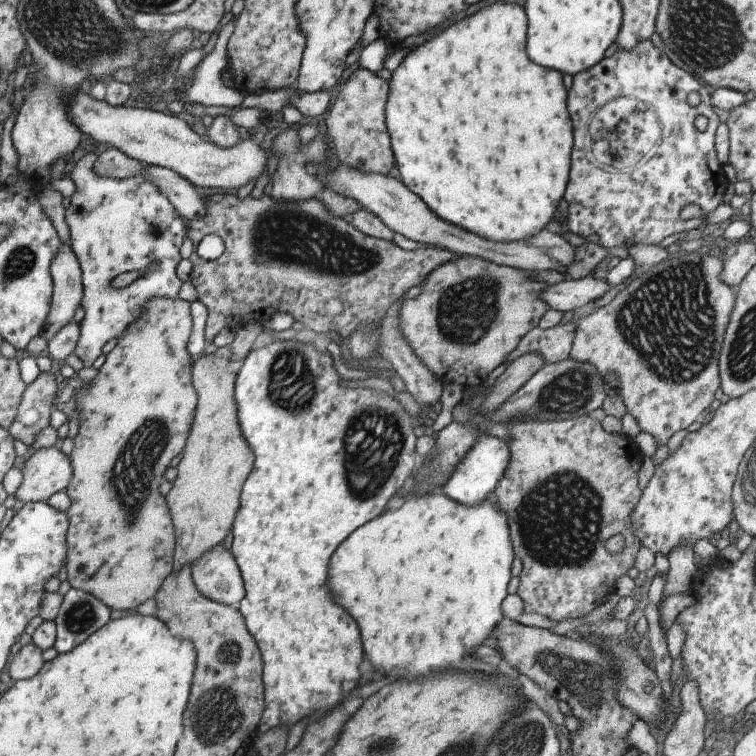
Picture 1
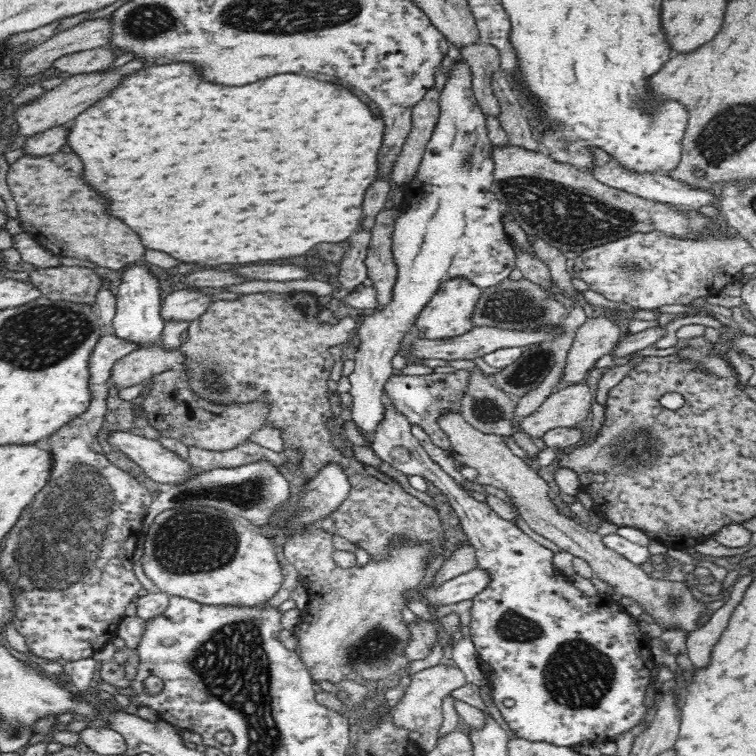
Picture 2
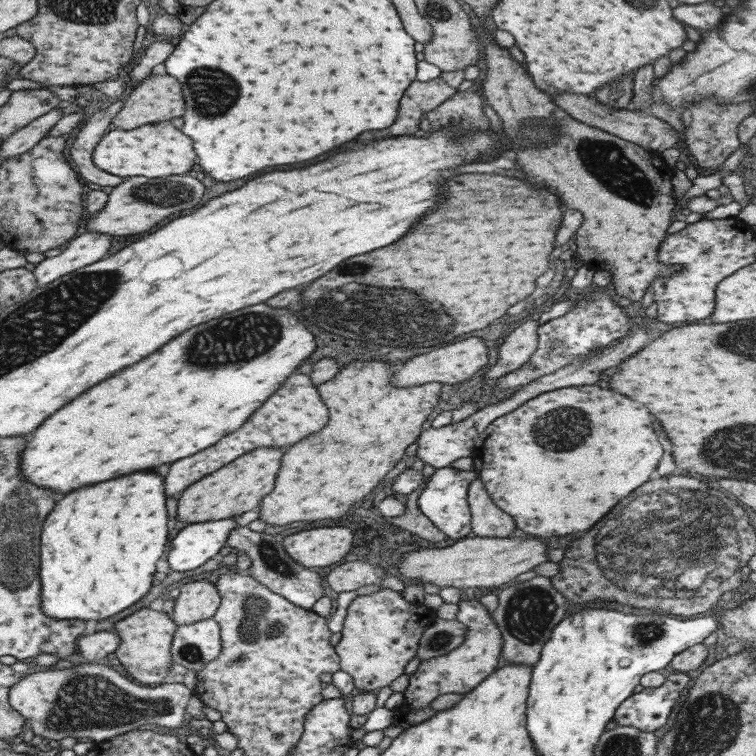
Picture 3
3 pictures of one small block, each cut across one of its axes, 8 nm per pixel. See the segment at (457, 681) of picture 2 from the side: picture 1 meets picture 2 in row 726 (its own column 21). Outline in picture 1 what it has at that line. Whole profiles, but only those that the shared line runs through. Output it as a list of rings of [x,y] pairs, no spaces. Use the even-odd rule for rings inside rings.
[[[51,371],[41,372],[32,383],[27,384],[26,390],[23,392],[18,414],[8,430],[14,439],[22,440],[24,444],[31,446],[35,436],[49,425],[50,414],[55,408],[52,402],[56,398],[56,390],[58,390],[56,377]]]

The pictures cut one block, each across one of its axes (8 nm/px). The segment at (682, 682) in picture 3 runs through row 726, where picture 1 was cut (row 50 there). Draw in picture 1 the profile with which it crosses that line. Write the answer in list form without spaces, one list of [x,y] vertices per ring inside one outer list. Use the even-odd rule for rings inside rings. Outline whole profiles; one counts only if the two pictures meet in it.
[[[651,41],[638,43],[633,51],[620,51],[610,58],[601,60],[598,64],[574,76],[574,84],[568,92],[568,112],[574,124],[574,146],[572,149],[572,166],[570,166],[570,182],[566,184],[564,198],[568,202],[568,228],[582,238],[598,236],[598,242],[608,250],[613,246],[631,247],[634,245],[659,245],[664,238],[672,234],[684,234],[694,229],[707,226],[709,223],[704,216],[713,213],[722,202],[724,192],[730,184],[724,173],[723,166],[718,161],[715,149],[715,132],[720,124],[718,114],[711,105],[711,96],[704,84],[700,84],[694,76],[684,68],[674,65],[670,58],[660,49],[655,48]],[[698,92],[701,102],[693,108],[688,105],[688,94]],[[627,96],[656,110],[662,121],[662,140],[654,146],[654,154],[642,158],[634,170],[630,172],[608,173],[598,169],[586,157],[583,150],[588,138],[588,125],[596,112],[607,102]],[[696,116],[706,116],[708,125],[704,131],[696,129]]]

